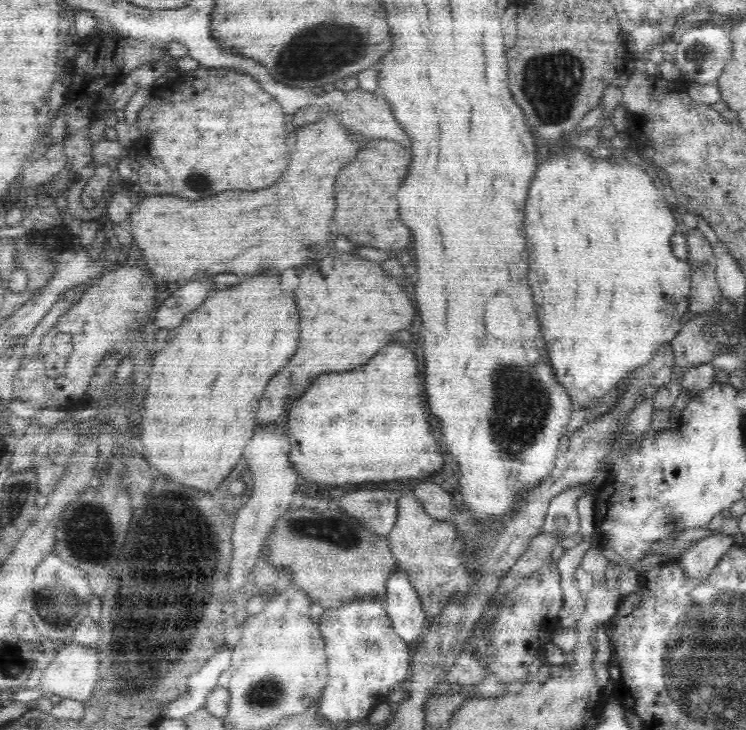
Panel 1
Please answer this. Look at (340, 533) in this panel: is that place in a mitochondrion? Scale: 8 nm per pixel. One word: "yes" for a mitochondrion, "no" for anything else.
yes

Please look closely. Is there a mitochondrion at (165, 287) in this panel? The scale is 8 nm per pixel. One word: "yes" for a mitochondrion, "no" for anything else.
no

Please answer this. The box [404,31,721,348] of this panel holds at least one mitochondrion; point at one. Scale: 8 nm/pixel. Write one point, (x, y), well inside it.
(551, 89)

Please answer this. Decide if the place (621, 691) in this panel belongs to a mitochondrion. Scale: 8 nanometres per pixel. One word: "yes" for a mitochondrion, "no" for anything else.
no

